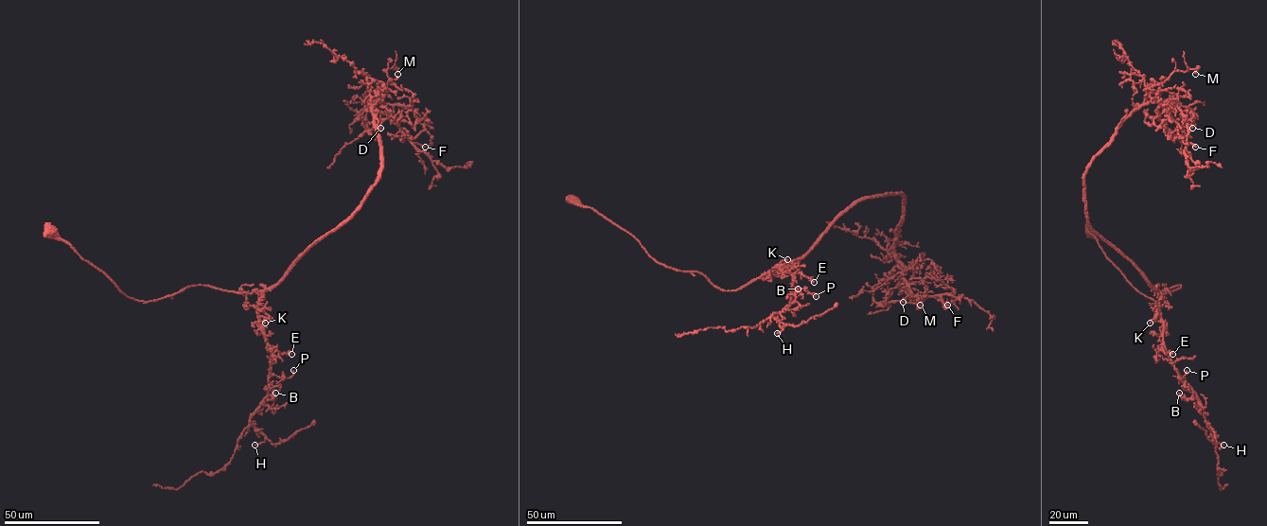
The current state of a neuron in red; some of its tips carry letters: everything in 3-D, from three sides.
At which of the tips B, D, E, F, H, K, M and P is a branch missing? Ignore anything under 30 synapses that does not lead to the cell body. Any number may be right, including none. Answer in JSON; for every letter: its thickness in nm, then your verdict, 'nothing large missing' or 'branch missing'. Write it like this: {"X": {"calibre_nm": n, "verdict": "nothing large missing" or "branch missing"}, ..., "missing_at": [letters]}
{"B": {"calibre_nm": 140, "verdict": "nothing large missing"}, "D": {"calibre_nm": 160, "verdict": "nothing large missing"}, "E": {"calibre_nm": 200, "verdict": "nothing large missing"}, "F": {"calibre_nm": 280, "verdict": "branch missing"}, "H": {"calibre_nm": 170, "verdict": "nothing large missing"}, "K": {"calibre_nm": 140, "verdict": "nothing large missing"}, "M": {"calibre_nm": 130, "verdict": "nothing large missing"}, "P": {"calibre_nm": 280, "verdict": "nothing large missing"}, "missing_at": ["F"]}

